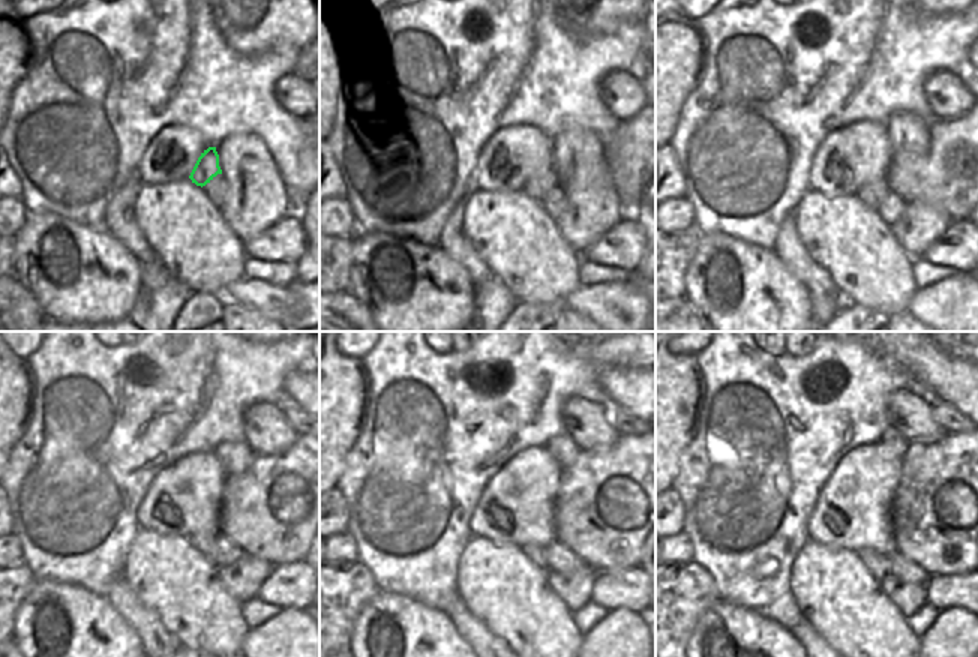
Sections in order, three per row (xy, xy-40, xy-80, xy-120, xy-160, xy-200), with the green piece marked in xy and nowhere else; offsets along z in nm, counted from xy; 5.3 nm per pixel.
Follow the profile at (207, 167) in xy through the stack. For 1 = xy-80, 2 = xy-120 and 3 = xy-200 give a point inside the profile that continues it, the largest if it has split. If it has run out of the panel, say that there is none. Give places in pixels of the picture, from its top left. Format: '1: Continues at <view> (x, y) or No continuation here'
1: Continues at xy-80 (872, 194)
2: Continues at xy-120 (204, 542)
3: Continues at xy-200 (876, 564)

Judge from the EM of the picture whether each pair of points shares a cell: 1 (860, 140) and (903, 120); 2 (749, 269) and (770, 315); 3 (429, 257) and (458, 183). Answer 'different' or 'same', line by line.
1: different
2: same
3: different

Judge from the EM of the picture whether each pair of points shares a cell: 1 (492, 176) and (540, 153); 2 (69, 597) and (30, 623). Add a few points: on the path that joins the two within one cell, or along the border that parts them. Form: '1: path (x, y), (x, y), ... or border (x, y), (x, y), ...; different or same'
1: path (504, 164), (516, 153), (528, 153); same
2: path (56, 597), (35, 602), (33, 609); same

